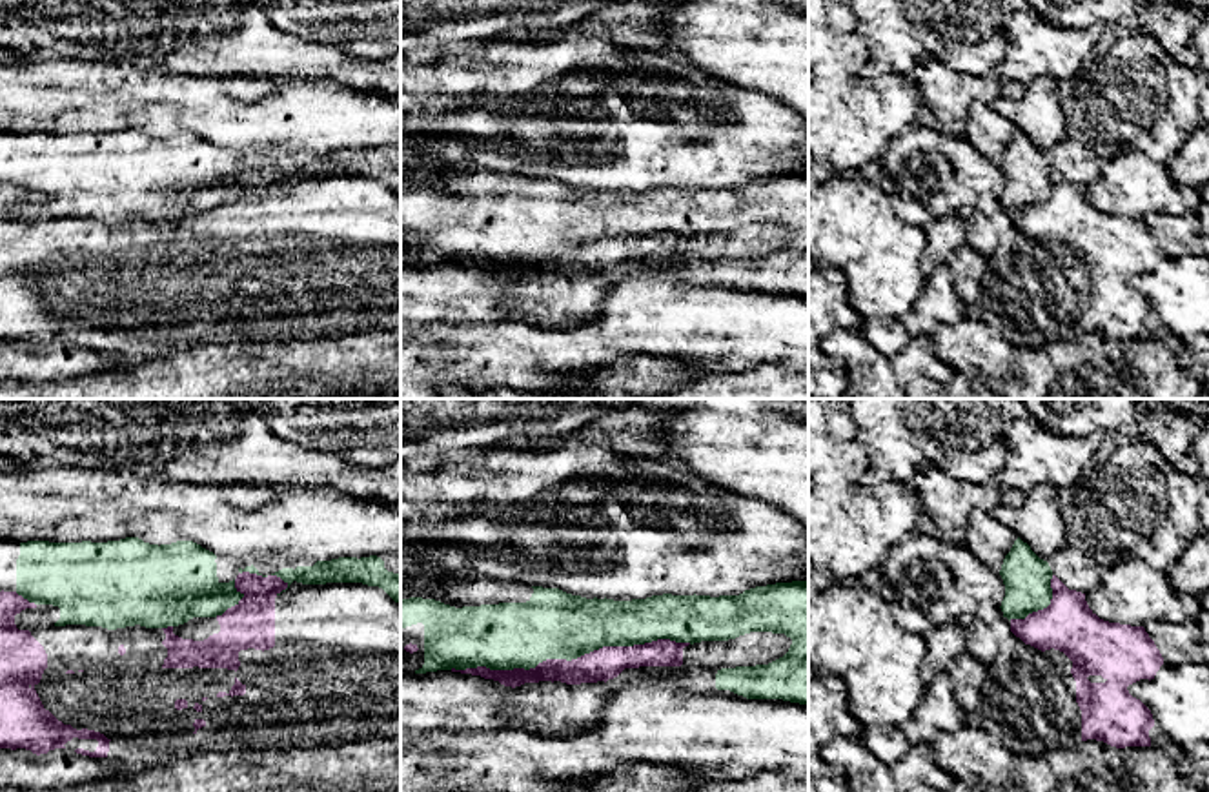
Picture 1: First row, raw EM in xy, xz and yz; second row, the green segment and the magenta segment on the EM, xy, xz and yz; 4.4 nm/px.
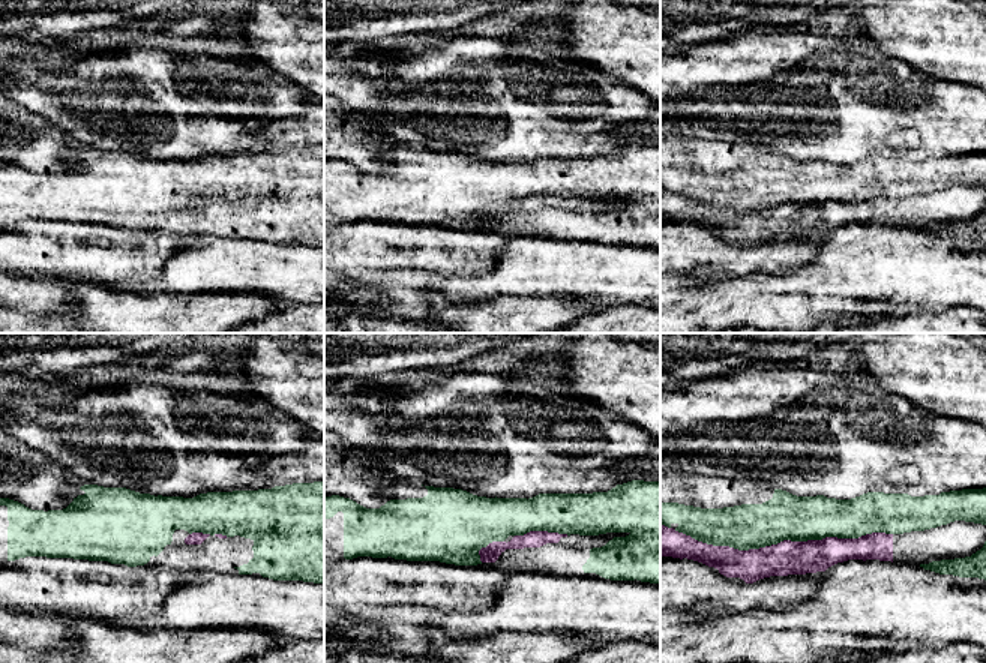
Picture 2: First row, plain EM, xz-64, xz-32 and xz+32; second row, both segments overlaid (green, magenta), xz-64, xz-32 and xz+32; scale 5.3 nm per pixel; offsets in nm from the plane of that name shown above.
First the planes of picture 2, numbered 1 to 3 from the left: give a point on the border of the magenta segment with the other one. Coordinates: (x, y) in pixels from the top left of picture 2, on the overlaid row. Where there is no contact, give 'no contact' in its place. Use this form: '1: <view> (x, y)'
1: xz-64 (200, 531)
2: xz-32 (541, 530)
3: xz+32 (784, 539)

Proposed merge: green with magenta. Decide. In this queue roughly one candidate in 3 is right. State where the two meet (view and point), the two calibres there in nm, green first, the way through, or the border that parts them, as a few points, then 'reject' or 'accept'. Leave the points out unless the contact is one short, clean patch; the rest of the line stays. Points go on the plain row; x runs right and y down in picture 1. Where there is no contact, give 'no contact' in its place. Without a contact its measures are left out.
xz (570, 252) | 300/140 nm | reject

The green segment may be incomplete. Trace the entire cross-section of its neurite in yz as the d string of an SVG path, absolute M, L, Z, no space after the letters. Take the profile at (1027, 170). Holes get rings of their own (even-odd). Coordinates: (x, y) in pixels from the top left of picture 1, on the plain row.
M1020 129L1005 147L1000 168L1005 177L1005 189L1000 200L1009 213L1025 211L1029 206L1051 197L1052 162Z

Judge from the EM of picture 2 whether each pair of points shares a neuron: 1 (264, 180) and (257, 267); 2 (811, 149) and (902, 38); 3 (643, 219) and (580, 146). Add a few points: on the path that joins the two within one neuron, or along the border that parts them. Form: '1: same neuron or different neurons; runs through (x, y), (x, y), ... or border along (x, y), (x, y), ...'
1: different neurons; border along (261, 239), (270, 243), (296, 245)
2: different neurons; border along (881, 53), (904, 60), (919, 72)
3: different neurons; border along (617, 149), (607, 155), (553, 156)

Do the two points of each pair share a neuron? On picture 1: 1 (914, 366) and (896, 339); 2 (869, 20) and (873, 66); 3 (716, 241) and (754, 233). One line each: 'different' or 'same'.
1: different
2: same
3: same

